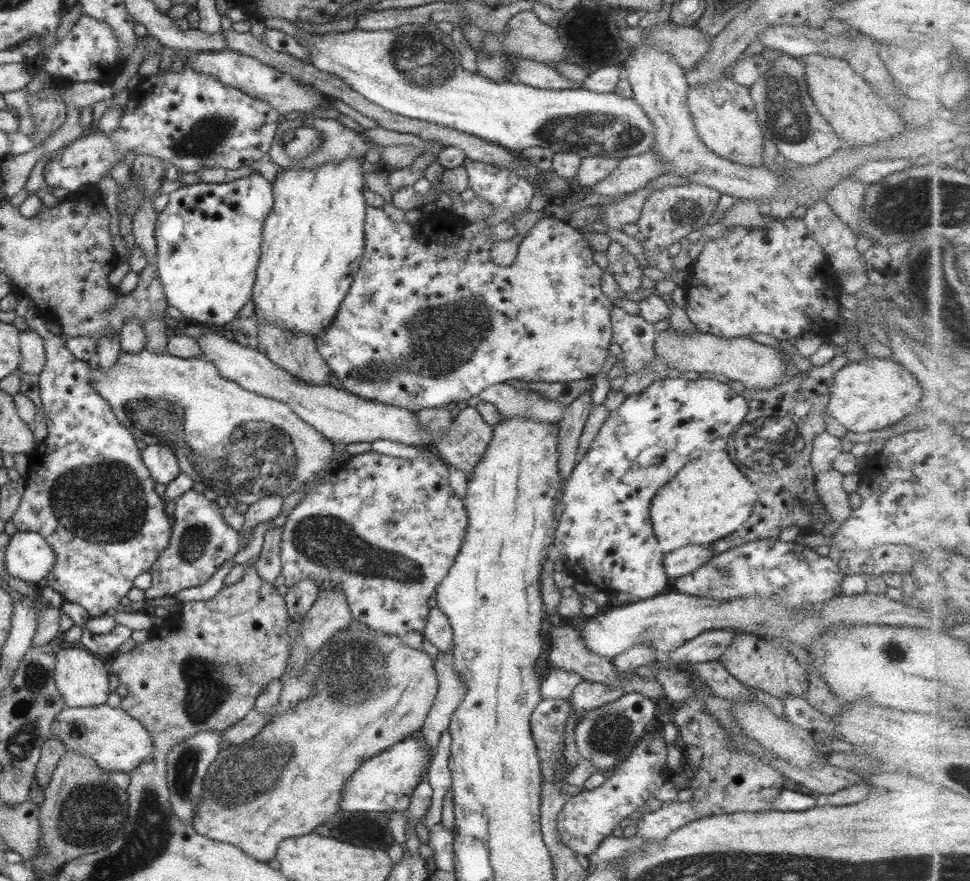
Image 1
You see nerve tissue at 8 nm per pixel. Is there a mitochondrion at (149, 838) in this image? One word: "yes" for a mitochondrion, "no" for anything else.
yes

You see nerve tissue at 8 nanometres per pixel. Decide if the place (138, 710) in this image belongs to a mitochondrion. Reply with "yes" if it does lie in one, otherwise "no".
no

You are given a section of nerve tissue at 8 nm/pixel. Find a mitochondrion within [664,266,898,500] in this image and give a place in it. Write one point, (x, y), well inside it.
(768, 444)

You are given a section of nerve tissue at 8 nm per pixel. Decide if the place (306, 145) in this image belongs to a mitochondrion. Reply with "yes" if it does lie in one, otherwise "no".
yes

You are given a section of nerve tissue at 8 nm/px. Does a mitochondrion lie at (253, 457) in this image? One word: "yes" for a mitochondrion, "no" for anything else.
yes

